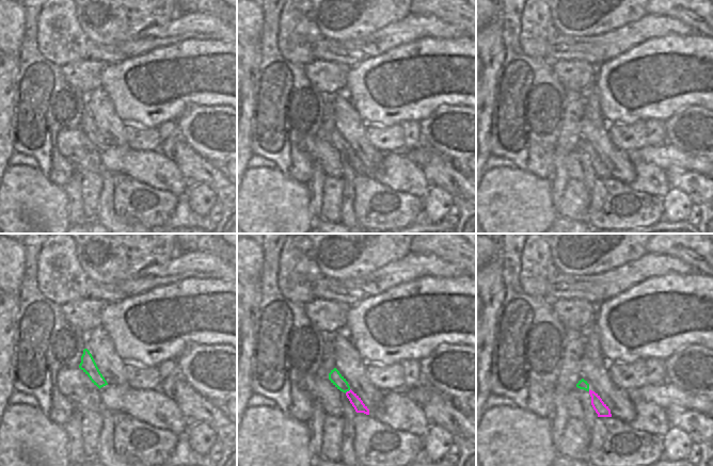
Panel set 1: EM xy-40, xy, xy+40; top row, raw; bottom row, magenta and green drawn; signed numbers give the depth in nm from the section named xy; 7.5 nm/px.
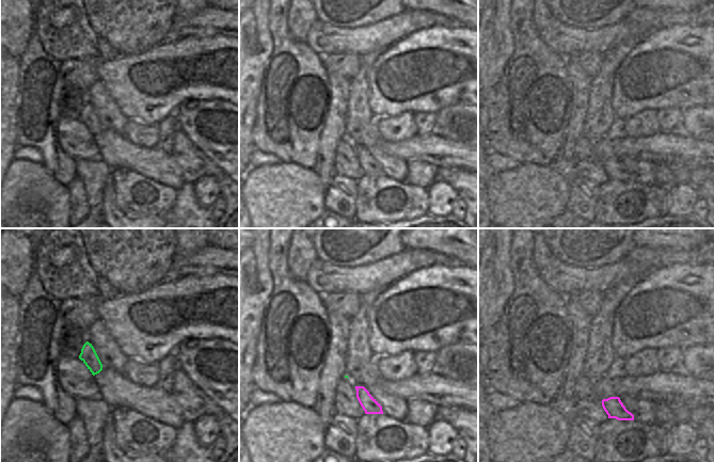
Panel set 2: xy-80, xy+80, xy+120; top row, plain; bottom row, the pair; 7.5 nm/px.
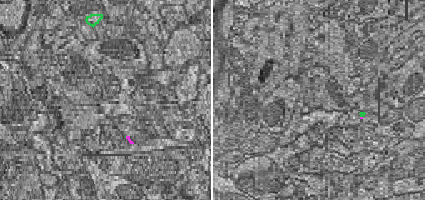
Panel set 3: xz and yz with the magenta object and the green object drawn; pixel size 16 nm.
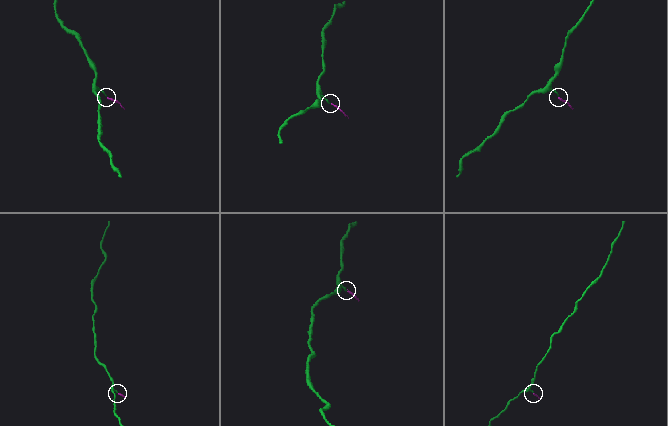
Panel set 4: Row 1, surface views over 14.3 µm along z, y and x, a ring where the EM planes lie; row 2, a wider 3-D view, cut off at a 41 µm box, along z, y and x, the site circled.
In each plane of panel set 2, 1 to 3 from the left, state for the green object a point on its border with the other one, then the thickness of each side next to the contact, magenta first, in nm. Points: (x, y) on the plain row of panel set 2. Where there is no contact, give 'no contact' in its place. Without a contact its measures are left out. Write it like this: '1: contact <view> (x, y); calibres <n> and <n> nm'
1: no contact
2: no contact
3: no contact

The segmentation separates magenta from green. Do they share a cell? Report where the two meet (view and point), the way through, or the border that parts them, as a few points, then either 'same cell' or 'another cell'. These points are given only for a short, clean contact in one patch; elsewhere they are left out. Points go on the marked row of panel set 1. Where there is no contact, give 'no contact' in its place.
xy (347, 391) | across xy (354, 400), (347, 391), (335, 378) | same cell

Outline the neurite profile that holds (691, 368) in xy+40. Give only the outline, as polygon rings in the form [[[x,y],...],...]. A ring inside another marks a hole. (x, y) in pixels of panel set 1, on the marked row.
[[[691,344],[664,359],[666,381],[695,396],[713,400],[713,351]]]

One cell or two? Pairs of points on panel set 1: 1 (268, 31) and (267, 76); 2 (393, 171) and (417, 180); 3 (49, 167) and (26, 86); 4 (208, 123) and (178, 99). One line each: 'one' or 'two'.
1: one
2: one
3: one
4: two

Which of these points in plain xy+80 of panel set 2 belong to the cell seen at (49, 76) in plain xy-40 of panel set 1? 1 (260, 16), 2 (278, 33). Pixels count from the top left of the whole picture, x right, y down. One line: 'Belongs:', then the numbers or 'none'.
Belongs: 2

